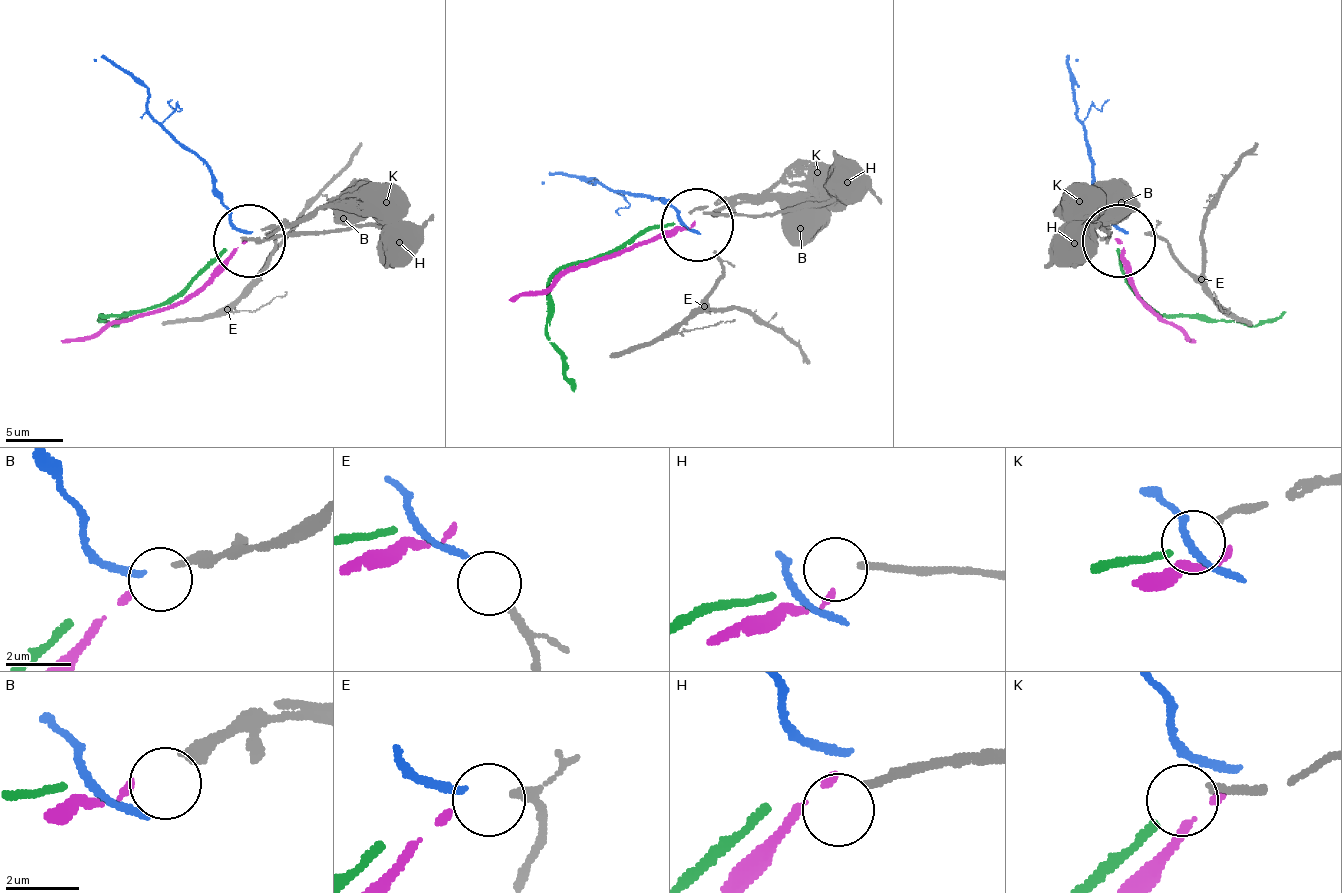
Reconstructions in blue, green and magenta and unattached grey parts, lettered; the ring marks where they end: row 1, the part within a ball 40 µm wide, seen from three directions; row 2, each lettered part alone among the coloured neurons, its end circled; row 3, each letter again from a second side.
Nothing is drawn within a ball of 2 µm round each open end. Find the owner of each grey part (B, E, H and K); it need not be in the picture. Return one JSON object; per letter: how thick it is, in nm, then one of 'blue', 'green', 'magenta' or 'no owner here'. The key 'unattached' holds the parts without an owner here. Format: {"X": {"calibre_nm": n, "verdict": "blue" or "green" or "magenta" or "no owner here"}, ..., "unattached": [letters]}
{"B": {"calibre_nm": 320, "verdict": "magenta"}, "E": {"calibre_nm": 180, "verdict": "blue"}, "H": {"calibre_nm": 240, "verdict": "no owner here"}, "K": {"calibre_nm": 190, "verdict": "green"}, "unattached": ["H"]}

